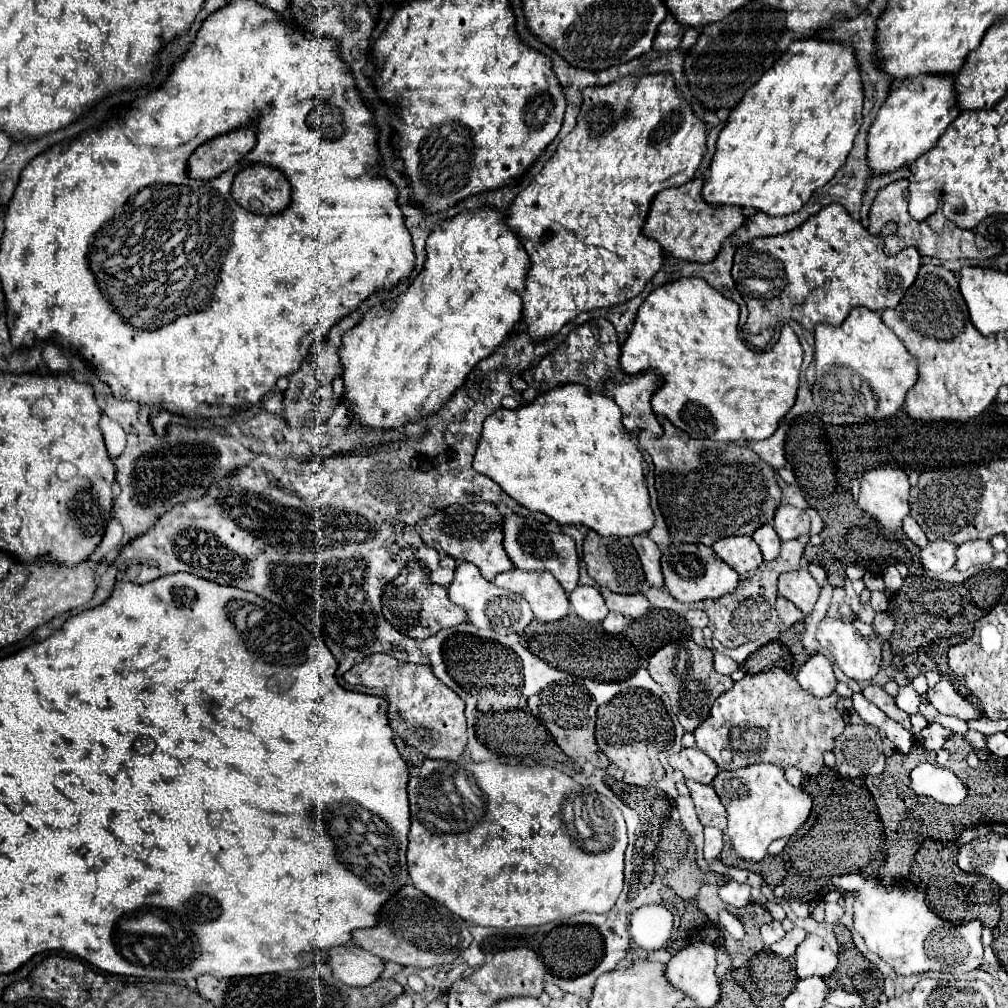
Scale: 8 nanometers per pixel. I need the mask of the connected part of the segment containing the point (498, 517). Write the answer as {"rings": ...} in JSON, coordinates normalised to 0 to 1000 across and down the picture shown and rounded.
{"rings":[[[462,499],[462,501],[448,501],[433,511],[417,517],[413,521],[413,529],[419,537],[433,545],[440,547],[442,551],[450,553],[452,557],[466,557],[470,559],[480,574],[490,574],[494,568],[510,564],[506,553],[500,549],[500,531],[498,531],[498,517],[500,511],[494,507],[490,499]]]}

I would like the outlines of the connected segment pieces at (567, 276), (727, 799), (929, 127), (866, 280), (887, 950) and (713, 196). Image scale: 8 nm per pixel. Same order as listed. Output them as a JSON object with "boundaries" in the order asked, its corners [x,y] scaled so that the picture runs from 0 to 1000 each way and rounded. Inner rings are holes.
{"boundaries":[[[[661,72],[639,74],[639,76],[623,74],[623,76],[617,76],[615,80],[601,84],[601,86],[583,86],[583,88],[579,88],[577,94],[579,94],[579,102],[577,102],[577,108],[573,112],[573,124],[554,142],[550,156],[528,178],[528,182],[512,193],[512,197],[506,205],[506,213],[502,217],[502,223],[506,223],[506,227],[514,233],[514,237],[518,239],[518,245],[524,249],[524,255],[526,255],[526,269],[522,273],[522,287],[516,291],[516,295],[518,295],[518,318],[522,320],[522,330],[530,338],[538,338],[538,336],[552,332],[562,320],[569,318],[571,313],[577,309],[615,303],[615,301],[629,297],[631,293],[635,293],[635,289],[641,285],[641,281],[653,271],[653,267],[657,265],[657,257],[659,257],[657,245],[651,239],[645,239],[641,233],[637,233],[637,223],[639,223],[639,217],[643,213],[645,201],[655,189],[665,188],[665,186],[675,186],[675,184],[687,180],[687,174],[690,172],[690,168],[696,160],[696,154],[700,152],[702,128],[694,118],[690,118],[690,114],[685,110],[683,102],[673,94],[673,90],[669,86],[669,78]]],[[[766,757],[714,765],[706,775],[706,781],[722,805],[720,828],[724,830],[730,846],[740,854],[756,854],[762,846],[762,838],[768,832],[786,830],[802,813],[806,803],[806,791],[800,785],[786,781],[778,771],[778,763]]],[[[911,74],[895,82],[887,82],[881,98],[873,106],[867,122],[861,128],[861,166],[867,174],[879,174],[893,166],[905,164],[935,136],[938,126],[952,114],[948,106],[946,76]]],[[[821,203],[813,211],[806,213],[798,223],[770,235],[756,235],[746,237],[744,241],[730,247],[726,275],[730,279],[730,285],[736,293],[736,297],[742,303],[742,318],[740,318],[740,330],[744,330],[748,336],[744,340],[754,342],[758,346],[764,336],[768,334],[768,322],[776,316],[788,316],[798,326],[808,328],[812,320],[821,322],[835,322],[835,318],[841,314],[841,311],[847,305],[861,305],[865,309],[877,309],[881,305],[889,305],[893,297],[897,295],[899,287],[907,281],[911,267],[913,267],[913,251],[907,245],[901,245],[893,249],[887,255],[877,253],[877,233],[887,231],[889,223],[881,221],[875,227],[875,233],[863,233],[853,219],[845,217],[841,209],[835,203]]],[[[875,870],[875,872],[863,872],[857,874],[857,878],[849,884],[849,896],[847,896],[847,922],[857,930],[863,943],[873,947],[891,967],[911,967],[921,965],[923,969],[937,967],[938,971],[948,971],[960,963],[966,963],[974,955],[974,914],[960,914],[956,918],[946,918],[940,914],[935,914],[929,910],[917,888],[907,880],[905,874],[893,872],[893,870]]],[[[804,37],[804,39],[798,39],[798,41],[788,41],[782,47],[782,51],[774,57],[774,61],[770,61],[770,64],[766,68],[762,68],[762,72],[758,72],[756,78],[750,84],[746,84],[746,88],[742,88],[742,92],[736,96],[736,100],[724,110],[722,120],[720,120],[720,124],[714,130],[712,140],[710,140],[710,152],[706,156],[706,162],[704,162],[704,174],[702,174],[702,178],[696,186],[698,199],[702,203],[708,203],[708,205],[718,205],[718,203],[734,205],[734,207],[746,205],[746,207],[752,207],[752,209],[764,213],[764,215],[794,209],[796,203],[804,197],[804,193],[810,188],[817,186],[827,176],[827,172],[837,164],[839,154],[843,152],[845,140],[847,140],[851,126],[855,122],[855,102],[857,102],[857,90],[855,90],[855,80],[853,80],[853,68],[851,68],[851,63],[847,59],[845,49],[841,49],[835,43],[823,43],[823,41],[815,41],[815,39],[810,39],[810,37]]]]}

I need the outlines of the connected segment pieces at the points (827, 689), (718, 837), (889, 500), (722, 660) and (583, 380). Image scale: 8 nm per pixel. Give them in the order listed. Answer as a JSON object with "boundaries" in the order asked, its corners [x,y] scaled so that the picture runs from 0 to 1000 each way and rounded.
{"boundaries":[[[[808,650],[804,652],[798,662],[792,666],[790,670],[792,678],[796,680],[798,686],[810,689],[810,691],[819,691],[827,686],[829,682],[829,672],[825,666],[825,658],[823,654],[819,654],[817,650]]],[[[700,820],[698,822],[698,828],[700,828],[700,834],[698,834],[698,850],[704,854],[704,852],[710,852],[716,844],[716,824],[710,822],[710,820]]],[[[869,463],[857,470],[853,475],[853,493],[851,501],[855,507],[869,515],[871,523],[877,528],[887,529],[895,523],[895,515],[901,511],[901,471],[891,463]]],[[[707,646],[708,662],[710,666],[717,670],[725,670],[733,664],[733,660],[724,652],[718,651],[711,646]]],[[[587,316],[575,324],[571,324],[563,336],[546,352],[538,354],[528,366],[520,368],[518,372],[524,380],[524,386],[518,390],[522,400],[528,400],[536,390],[542,390],[554,382],[562,380],[573,380],[583,384],[585,388],[593,388],[599,394],[605,394],[613,400],[617,406],[617,420],[623,428],[627,426],[643,426],[649,428],[649,432],[657,430],[657,424],[647,410],[645,394],[649,388],[657,382],[657,374],[649,368],[633,370],[633,372],[619,372],[619,368],[613,362],[613,332],[605,318],[601,316]]]]}

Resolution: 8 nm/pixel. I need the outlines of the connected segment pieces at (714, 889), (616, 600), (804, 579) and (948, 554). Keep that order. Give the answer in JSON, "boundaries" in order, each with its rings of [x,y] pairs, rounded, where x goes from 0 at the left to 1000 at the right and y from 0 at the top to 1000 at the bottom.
{"boundaries":[[[[698,876],[690,888],[690,896],[698,904],[710,904],[710,908],[714,902],[722,902],[712,890],[712,878],[710,876]]],[[[601,586],[599,594],[601,594],[601,600],[603,600],[605,606],[613,606],[613,608],[625,612],[625,614],[635,614],[645,602],[643,594],[635,588],[631,588],[631,590],[611,590],[607,586]]],[[[792,564],[774,570],[772,588],[782,596],[786,596],[798,610],[804,610],[812,596],[813,582],[800,564]]],[[[933,535],[923,537],[913,549],[917,564],[925,568],[937,568],[940,564],[946,564],[946,557],[948,557],[946,547],[948,547],[948,541],[940,537],[933,537]]]]}

